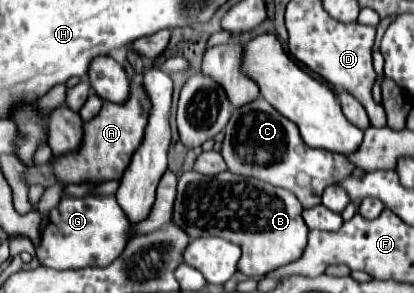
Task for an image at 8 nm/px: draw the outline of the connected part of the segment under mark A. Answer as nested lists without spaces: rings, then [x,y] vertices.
[[[131,81],[131,97],[127,99],[127,103],[117,105],[117,103],[103,103],[101,113],[87,121],[83,125],[85,129],[85,137],[83,137],[83,145],[79,147],[79,151],[63,155],[55,161],[55,173],[61,181],[61,185],[49,187],[41,201],[37,203],[37,211],[45,217],[59,201],[59,193],[65,185],[69,183],[83,183],[83,181],[109,181],[109,179],[121,179],[123,171],[127,169],[133,151],[139,147],[141,139],[143,139],[143,129],[147,125],[147,115],[149,115],[149,97],[143,91],[143,85],[139,81]]]

